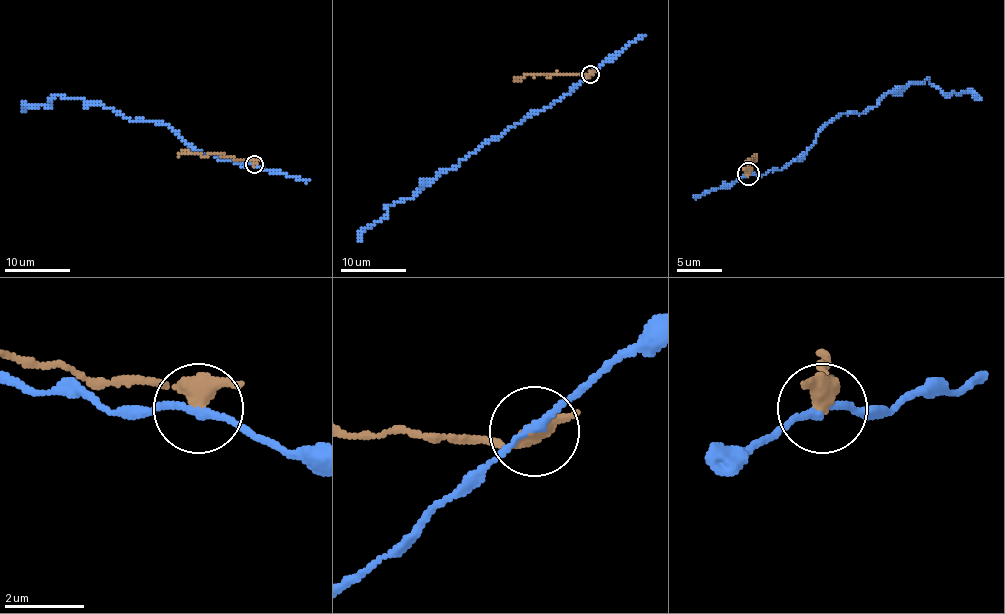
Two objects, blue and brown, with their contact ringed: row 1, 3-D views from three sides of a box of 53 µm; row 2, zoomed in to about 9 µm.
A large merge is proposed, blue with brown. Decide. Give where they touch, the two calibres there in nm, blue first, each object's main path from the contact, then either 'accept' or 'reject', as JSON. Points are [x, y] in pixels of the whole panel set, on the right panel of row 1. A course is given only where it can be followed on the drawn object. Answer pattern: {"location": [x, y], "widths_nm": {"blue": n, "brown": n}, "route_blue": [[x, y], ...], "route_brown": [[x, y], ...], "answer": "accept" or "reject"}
{"location": [748, 174], "widths_nm": {"blue": 160, "brown": 400}, "route_blue": [[747, 174], [786, 168], [834, 118], [863, 113], [884, 95], [927, 79], [943, 95], [970, 93], [981, 100]], "route_brown": [[747, 174], [752, 170], [747, 161], [754, 161]], "answer": "reject"}

